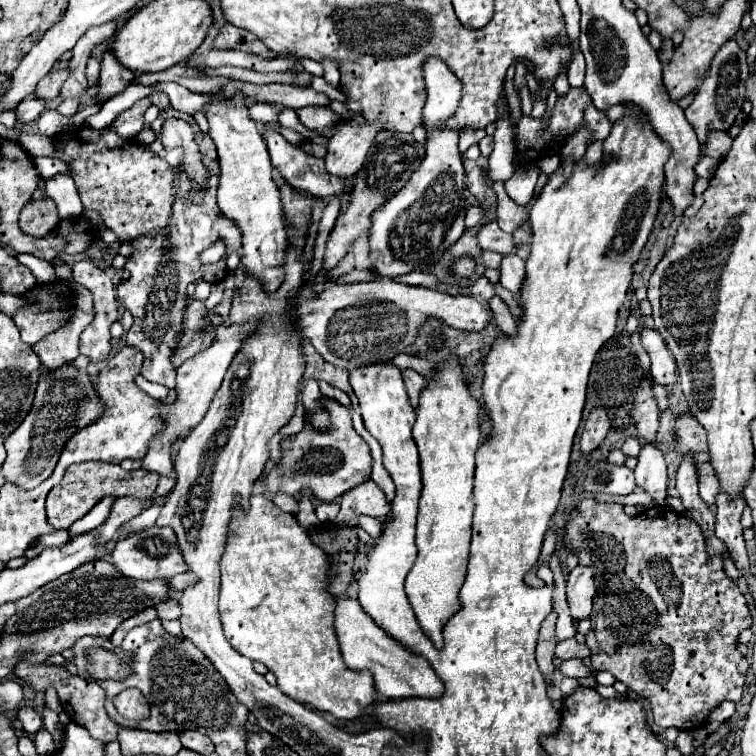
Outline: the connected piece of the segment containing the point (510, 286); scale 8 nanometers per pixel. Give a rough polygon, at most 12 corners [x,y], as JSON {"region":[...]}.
{"region":[[505,255],[501,285],[519,295],[525,281],[525,261]]}

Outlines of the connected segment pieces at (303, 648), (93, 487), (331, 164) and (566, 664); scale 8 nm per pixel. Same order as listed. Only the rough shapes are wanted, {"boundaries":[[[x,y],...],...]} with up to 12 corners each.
{"boundaries":[[[265,495],[221,559],[229,643],[297,703],[359,719],[329,557]],[[99,461],[71,465],[47,495],[67,529],[103,497],[155,493],[159,475]],[[345,121],[329,139],[325,169],[355,175],[379,123]],[[567,659],[559,667],[565,675],[581,679],[595,671],[581,659]]]}

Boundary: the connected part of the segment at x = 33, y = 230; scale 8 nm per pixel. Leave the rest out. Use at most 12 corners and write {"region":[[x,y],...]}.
{"region":[[49,197],[31,199],[21,215],[23,233],[43,237],[59,223]]}

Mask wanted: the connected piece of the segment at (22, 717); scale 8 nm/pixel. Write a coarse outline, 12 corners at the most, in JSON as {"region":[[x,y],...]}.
{"region":[[21,707],[19,721],[27,733],[43,729],[43,719],[35,709]]}

